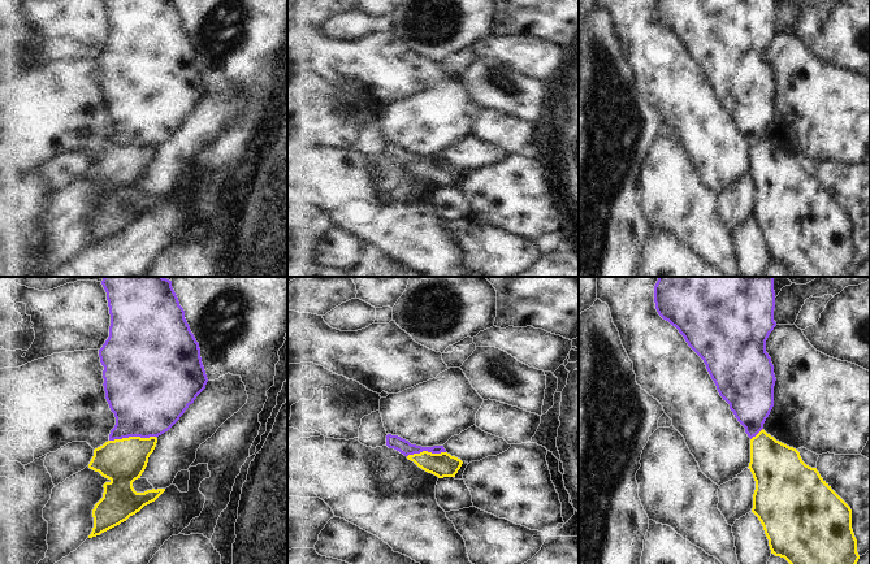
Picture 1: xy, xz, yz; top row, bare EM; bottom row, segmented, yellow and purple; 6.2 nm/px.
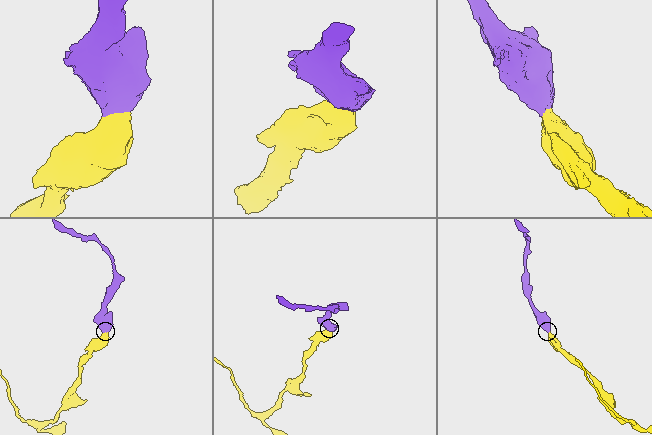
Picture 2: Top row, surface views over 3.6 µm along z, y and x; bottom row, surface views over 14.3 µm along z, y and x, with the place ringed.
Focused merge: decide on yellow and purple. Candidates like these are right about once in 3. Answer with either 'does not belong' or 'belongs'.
does not belong

